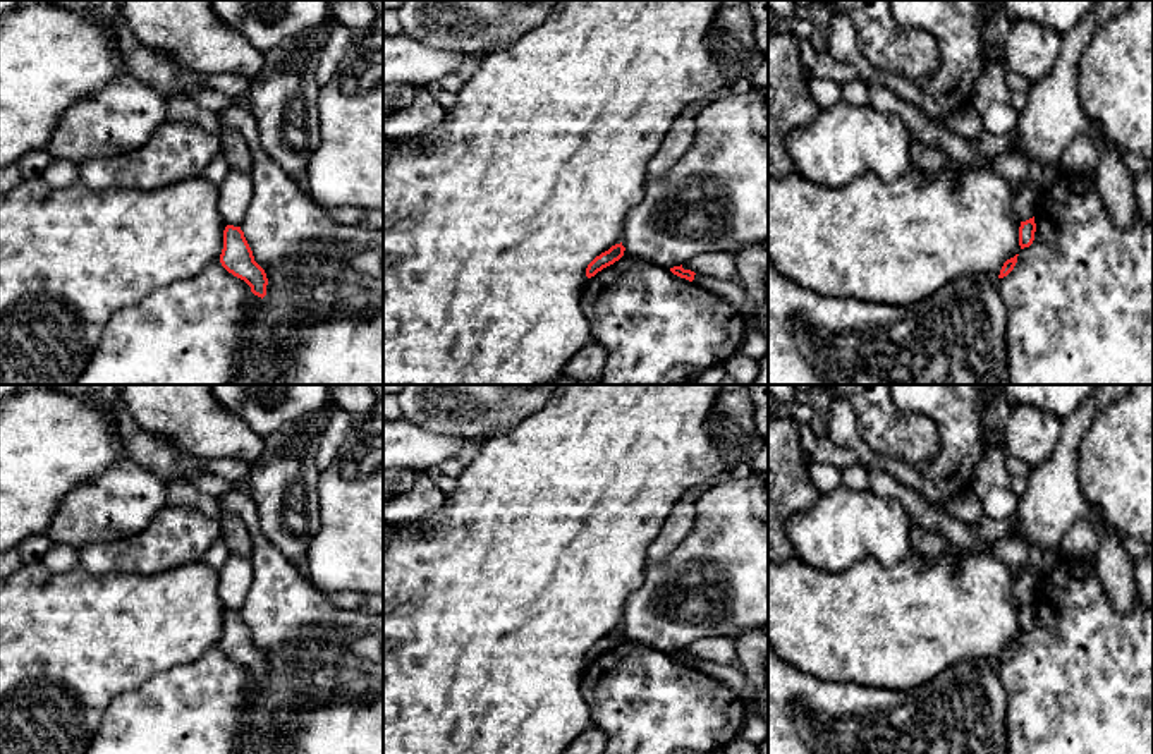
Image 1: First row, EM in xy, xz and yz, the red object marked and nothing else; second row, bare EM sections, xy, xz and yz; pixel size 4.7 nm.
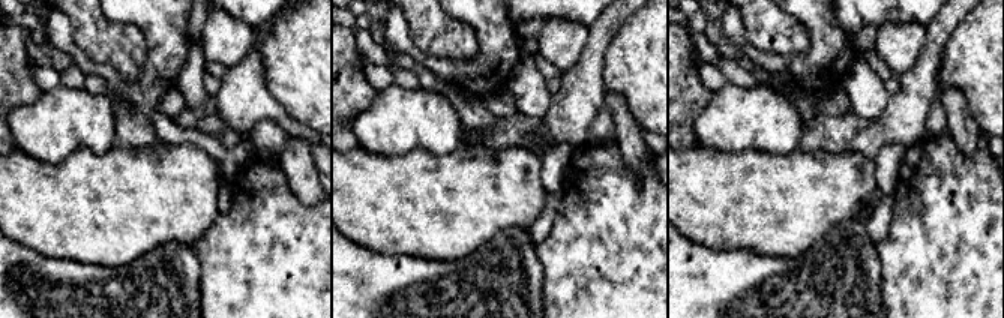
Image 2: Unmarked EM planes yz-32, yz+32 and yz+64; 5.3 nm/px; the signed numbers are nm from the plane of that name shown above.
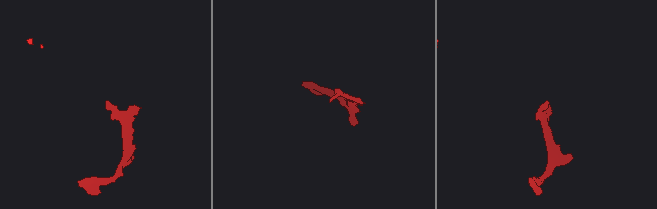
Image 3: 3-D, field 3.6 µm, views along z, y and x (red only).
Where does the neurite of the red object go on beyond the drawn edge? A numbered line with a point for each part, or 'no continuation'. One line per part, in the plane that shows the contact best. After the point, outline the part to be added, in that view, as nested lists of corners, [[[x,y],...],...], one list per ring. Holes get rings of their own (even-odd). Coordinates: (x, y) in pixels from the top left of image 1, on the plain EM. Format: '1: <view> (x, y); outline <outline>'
no continuation

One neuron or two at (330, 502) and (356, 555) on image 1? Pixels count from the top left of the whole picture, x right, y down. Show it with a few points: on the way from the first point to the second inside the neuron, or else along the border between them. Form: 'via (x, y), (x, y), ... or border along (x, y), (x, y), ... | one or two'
via (344, 516), (356, 528), (356, 541) | one

